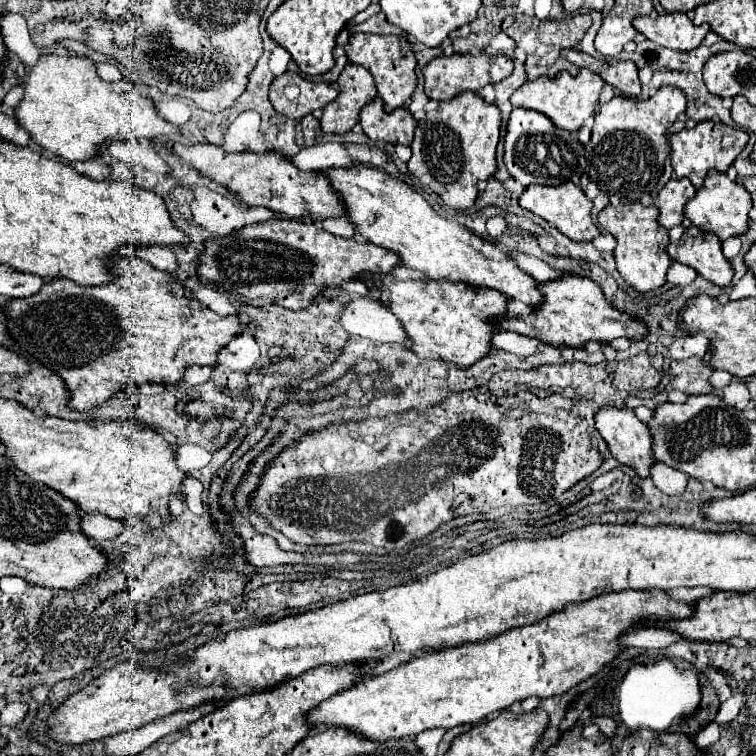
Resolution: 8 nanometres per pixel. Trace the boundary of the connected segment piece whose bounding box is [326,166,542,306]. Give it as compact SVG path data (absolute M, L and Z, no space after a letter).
M372 166L348 170L332 168L326 170L326 176L340 194L358 236L376 246L394 250L404 266L420 270L432 280L464 282L474 288L494 288L528 306L538 306L542 302L538 282L528 272L520 270L518 264L502 252L502 248L476 236L466 226L436 214L432 206L402 180Z

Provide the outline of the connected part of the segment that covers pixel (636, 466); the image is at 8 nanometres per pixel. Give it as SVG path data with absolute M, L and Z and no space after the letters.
M606 406L596 414L596 428L598 428L600 436L606 440L612 456L620 464L630 466L640 478L650 476L650 466L656 462L656 458L652 454L652 436L650 436L650 428L636 418L634 410Z

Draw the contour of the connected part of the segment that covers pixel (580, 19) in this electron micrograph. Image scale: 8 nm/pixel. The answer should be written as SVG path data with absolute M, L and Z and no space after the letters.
M522 14L522 16L506 18L502 22L502 32L506 32L510 38L514 38L516 46L528 54L526 74L528 74L528 80L536 80L540 76L554 78L560 70L570 72L572 76L578 74L578 68L574 64L560 58L560 50L562 48L574 48L584 38L590 24L592 24L592 18L588 14L574 14L574 16L568 16L564 20L538 20L536 16L524 16Z

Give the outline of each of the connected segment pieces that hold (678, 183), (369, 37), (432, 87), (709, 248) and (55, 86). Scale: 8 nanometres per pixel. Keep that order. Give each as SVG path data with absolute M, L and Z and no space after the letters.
M672 178L668 184L658 192L658 224L664 228L672 228L676 224L682 224L684 220L684 202L688 202L696 194L696 188L688 178Z
M352 34L348 44L344 46L350 62L364 66L370 70L376 82L378 96L384 100L384 110L392 112L410 100L416 88L416 56L412 52L410 42L404 36L380 36L380 34Z
M452 54L452 56L438 56L422 68L424 74L424 92L430 100L450 100L460 92L472 90L478 92L486 84L496 84L504 80L514 70L512 58L508 56L488 56L488 54Z
M690 226L682 234L682 238L678 242L668 244L666 250L672 260L692 266L712 284L720 288L730 286L734 270L722 254L722 242L714 234L706 234L696 226Z
M42 56L22 78L26 94L16 106L18 124L24 126L34 142L56 156L70 162L96 158L108 140L138 142L142 138L156 140L158 136L178 134L178 126L166 122L152 100L144 98L140 90L128 82L106 82L96 74L96 64L88 58L76 56Z

